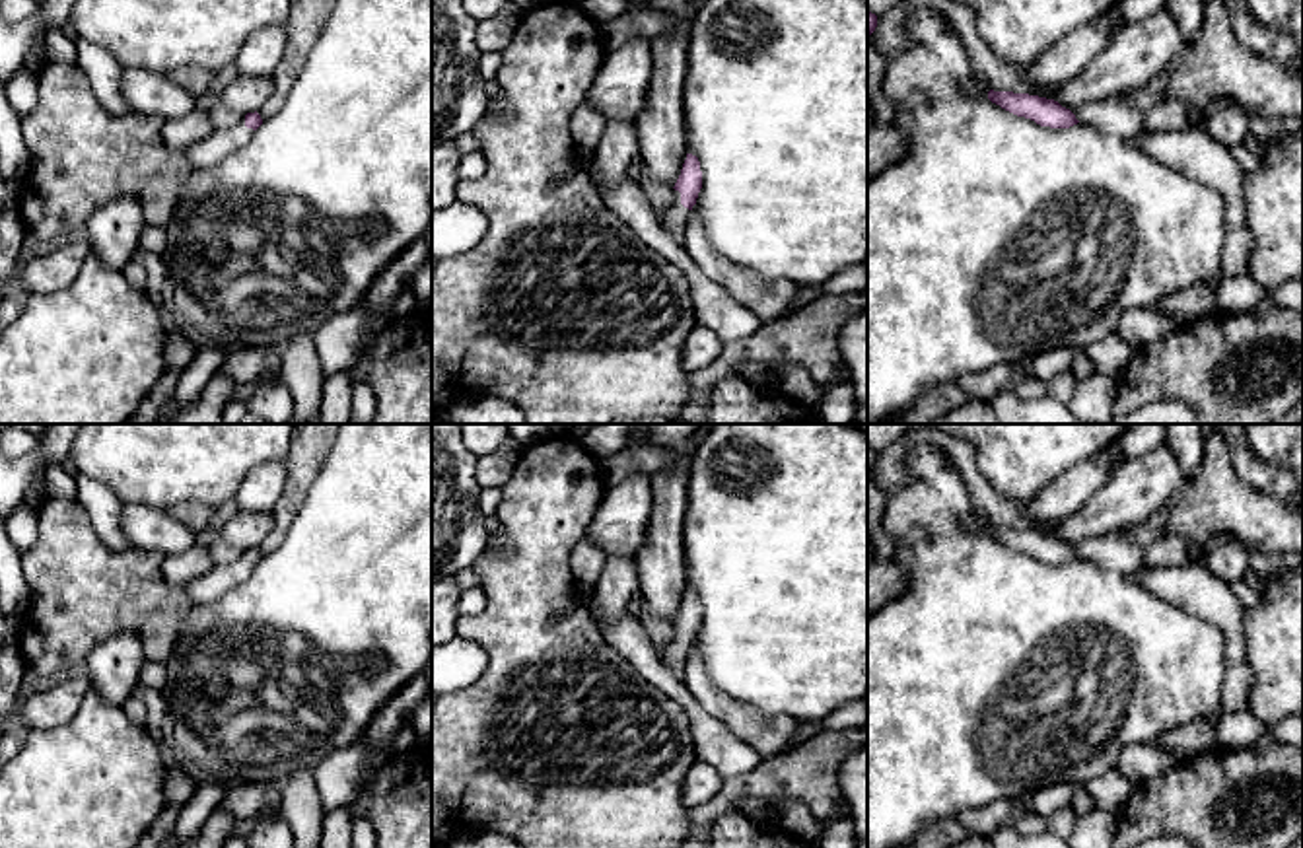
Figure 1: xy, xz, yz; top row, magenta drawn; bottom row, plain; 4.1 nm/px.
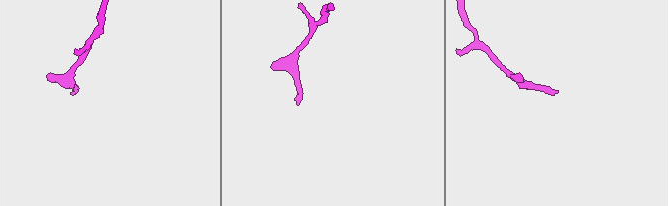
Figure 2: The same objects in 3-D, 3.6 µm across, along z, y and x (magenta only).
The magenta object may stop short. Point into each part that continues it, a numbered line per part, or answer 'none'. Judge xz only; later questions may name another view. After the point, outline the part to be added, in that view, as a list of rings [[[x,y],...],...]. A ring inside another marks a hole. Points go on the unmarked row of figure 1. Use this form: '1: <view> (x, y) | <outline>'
1: xz (673, 656) | [[[671,626],[671,640],[669,644],[661,650],[659,659],[661,663],[679,679],[683,679],[683,669],[687,655],[690,652],[690,646],[681,640],[681,628]]]

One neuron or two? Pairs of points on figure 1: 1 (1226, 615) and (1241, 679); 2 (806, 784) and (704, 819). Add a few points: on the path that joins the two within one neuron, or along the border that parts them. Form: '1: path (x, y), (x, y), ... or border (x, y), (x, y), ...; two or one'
1: border (1245, 656), (1230, 664); two
2: path (780, 784), (745, 784), (730, 796); one

